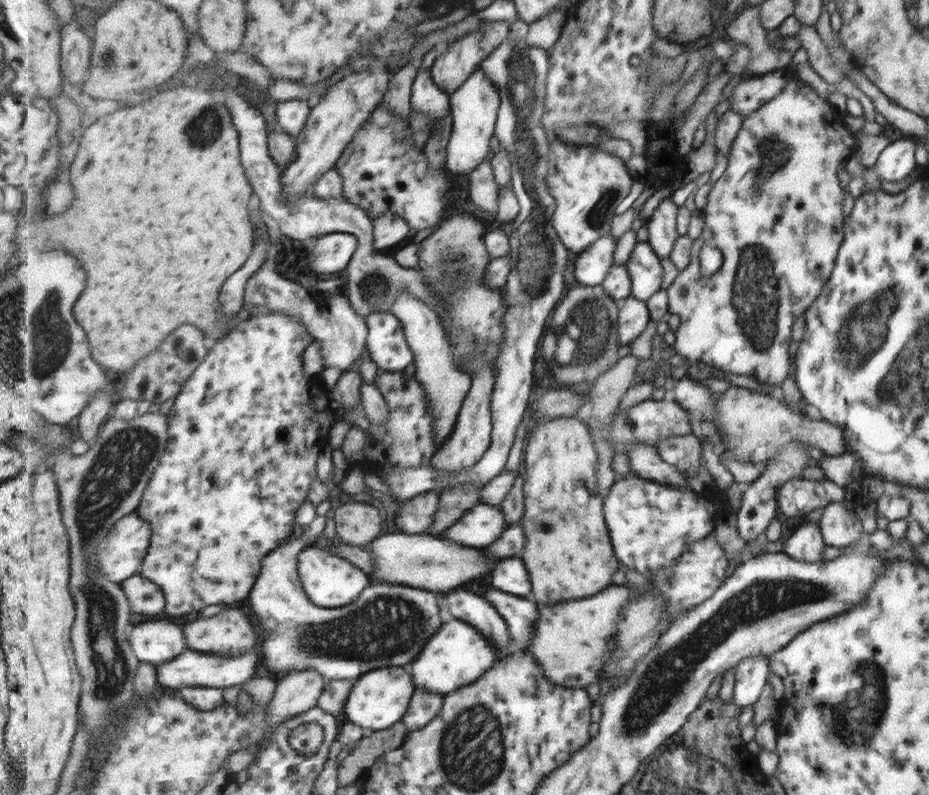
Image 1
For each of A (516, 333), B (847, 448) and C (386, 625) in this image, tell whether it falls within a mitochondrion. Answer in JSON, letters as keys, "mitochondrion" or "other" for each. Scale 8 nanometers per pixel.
{"A":"other","B":"other","C":"mitochondrion"}

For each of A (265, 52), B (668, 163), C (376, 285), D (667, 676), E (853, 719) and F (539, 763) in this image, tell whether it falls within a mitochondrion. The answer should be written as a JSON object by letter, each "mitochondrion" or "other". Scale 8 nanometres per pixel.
{"A":"other","B":"other","C":"mitochondrion","D":"mitochondrion","E":"mitochondrion","F":"other"}

